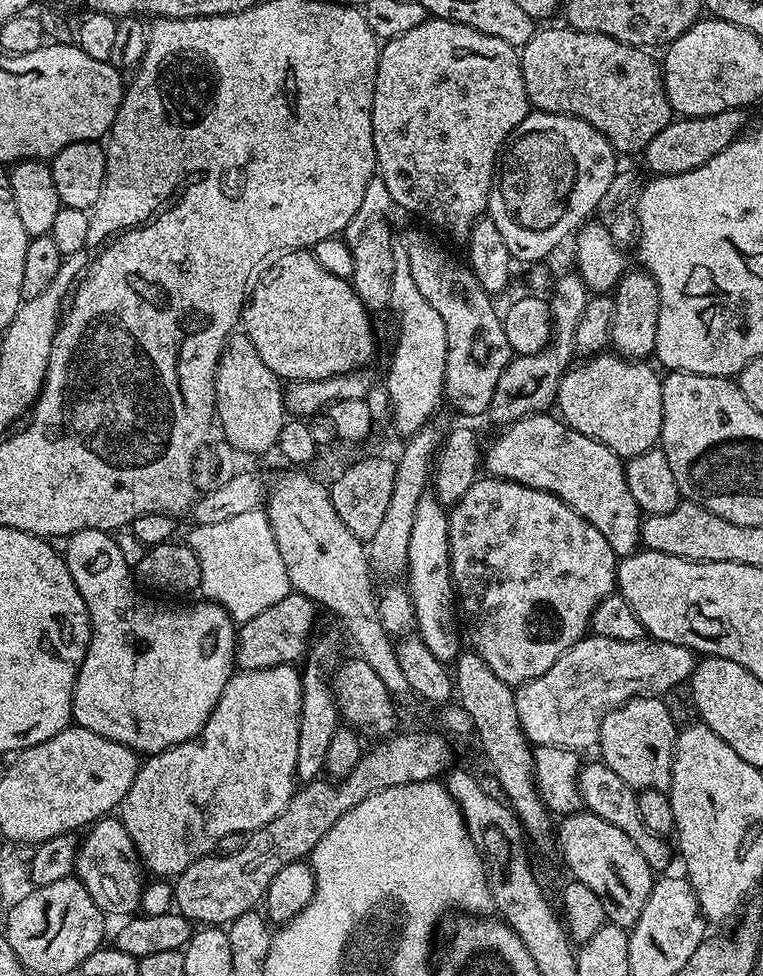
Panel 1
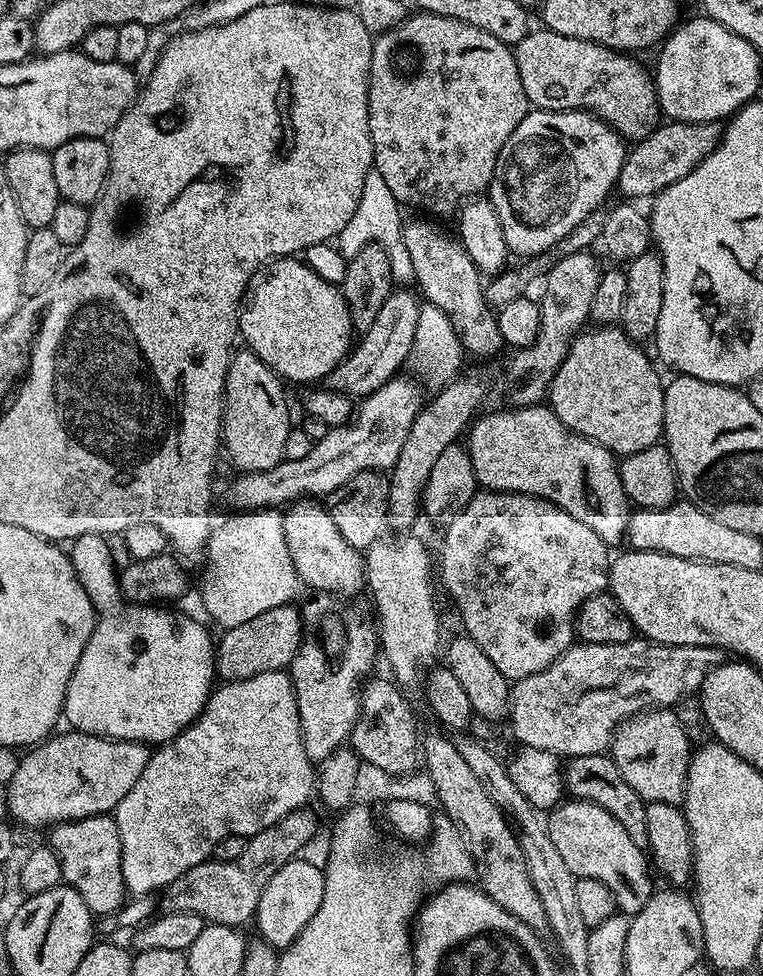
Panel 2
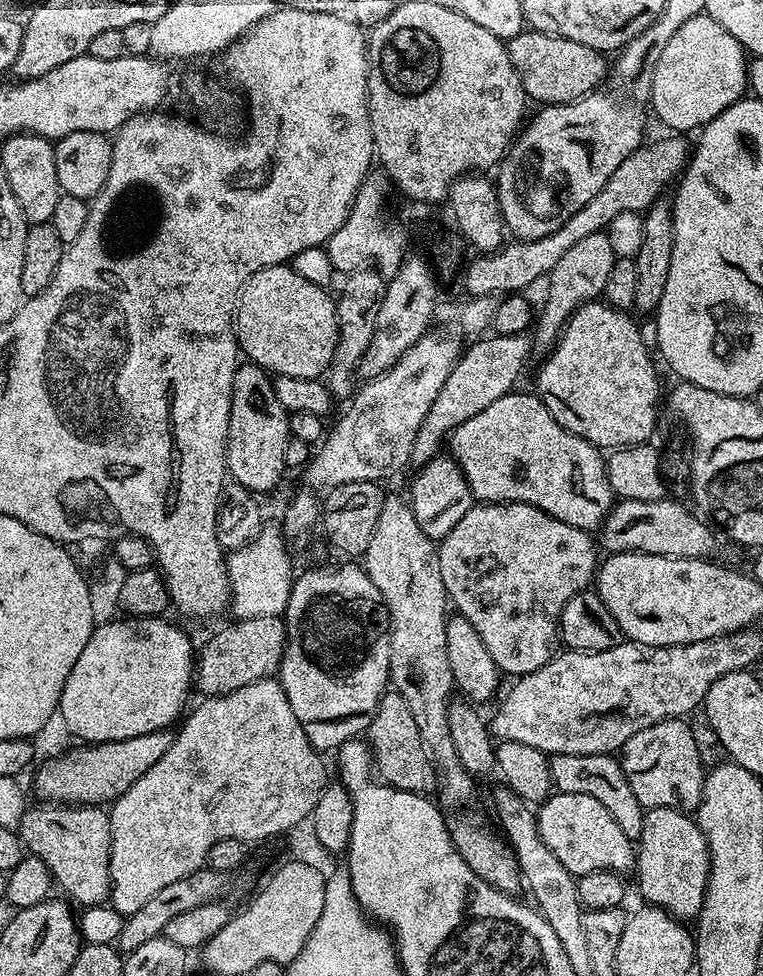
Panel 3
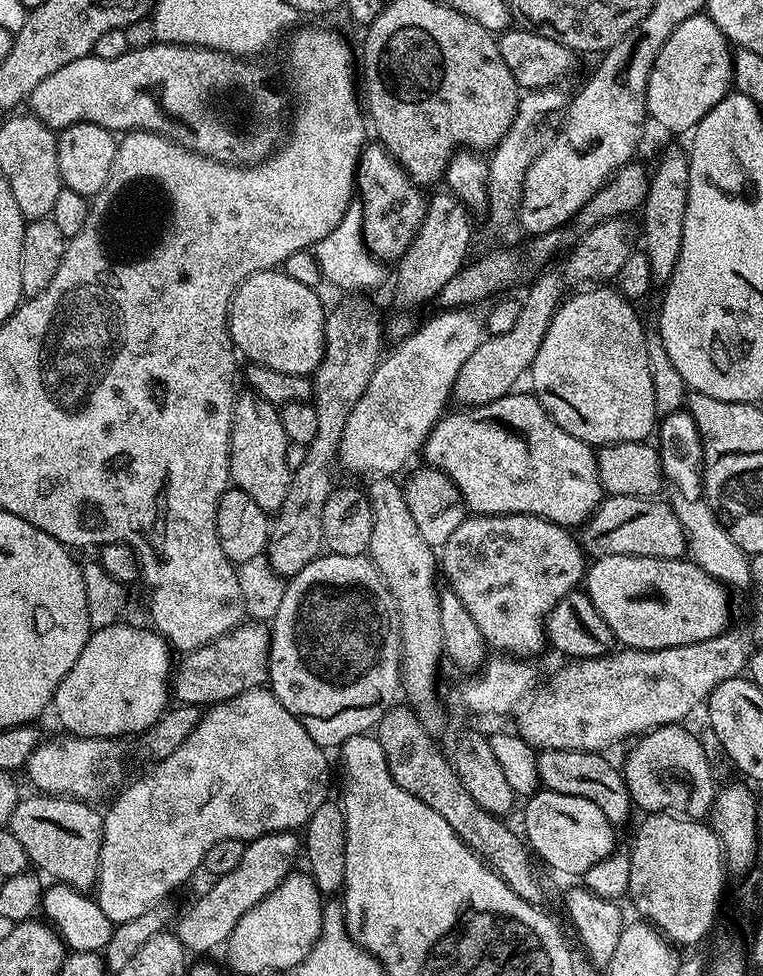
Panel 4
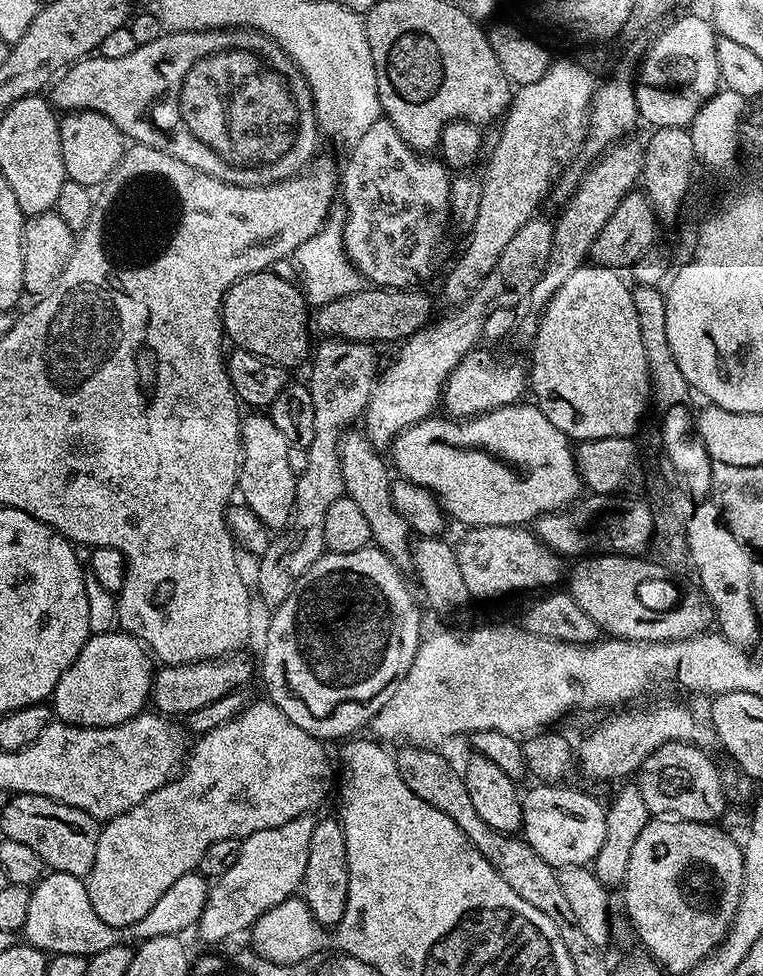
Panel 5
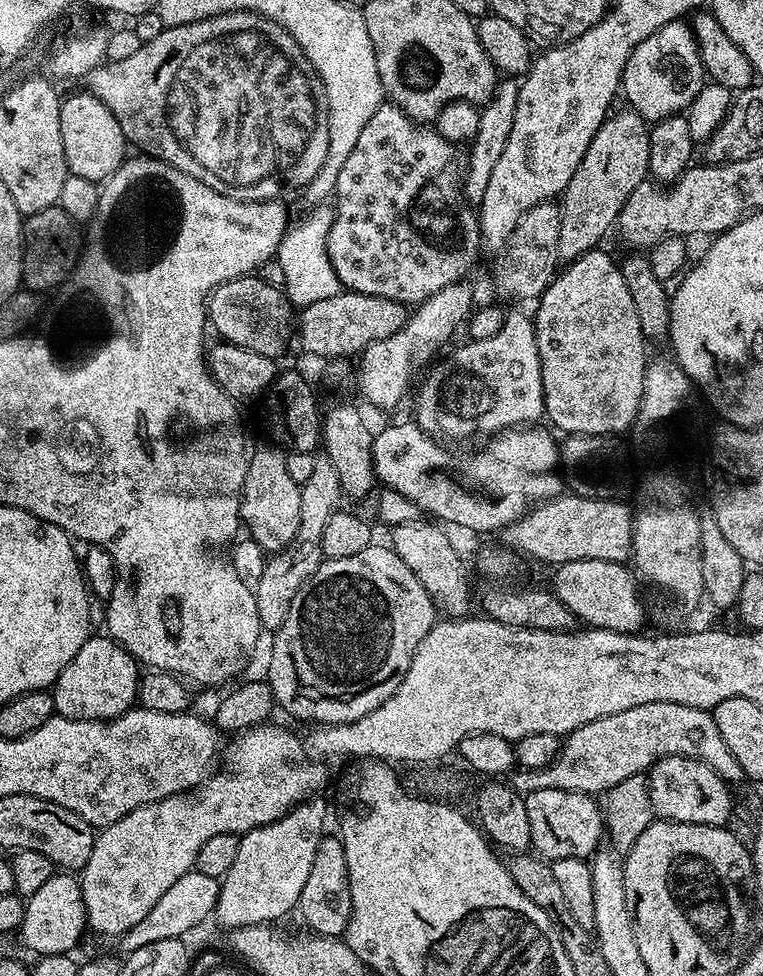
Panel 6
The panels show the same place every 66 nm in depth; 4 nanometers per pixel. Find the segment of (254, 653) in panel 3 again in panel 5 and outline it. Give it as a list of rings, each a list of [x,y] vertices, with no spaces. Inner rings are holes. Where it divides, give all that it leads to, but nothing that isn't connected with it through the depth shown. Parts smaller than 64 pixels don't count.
[[[238,651],[193,664],[165,664],[157,667],[152,677],[151,707],[169,718],[186,718],[226,694],[241,691],[245,687],[244,683],[254,676],[253,661],[251,664],[244,655],[243,651]]]

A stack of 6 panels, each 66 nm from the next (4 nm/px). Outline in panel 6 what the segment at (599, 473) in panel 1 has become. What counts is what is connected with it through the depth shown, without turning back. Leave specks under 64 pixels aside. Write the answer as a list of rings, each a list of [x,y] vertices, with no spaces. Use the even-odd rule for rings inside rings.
[[[415,422],[392,424],[381,432],[377,431],[372,437],[372,461],[376,479],[384,488],[392,488],[398,494],[406,494],[406,498],[410,498],[410,502],[418,505],[423,513],[431,514],[445,525],[457,524],[468,532],[497,531],[496,533],[499,533],[509,528],[515,520],[520,519],[529,508],[561,495],[558,440],[555,440],[546,429],[540,427],[517,426],[497,431],[489,439],[493,440],[481,452],[466,457],[452,472],[452,456],[440,445],[443,443],[439,439],[423,432]]]

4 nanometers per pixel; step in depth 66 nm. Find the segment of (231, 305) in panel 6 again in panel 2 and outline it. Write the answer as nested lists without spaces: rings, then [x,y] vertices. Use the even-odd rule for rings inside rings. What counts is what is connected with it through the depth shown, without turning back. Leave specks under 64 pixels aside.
[[[300,258],[269,260],[256,269],[248,282],[248,291],[244,293],[238,332],[248,343],[245,345],[254,355],[262,358],[266,366],[274,369],[277,376],[288,382],[297,380],[300,384],[307,380],[323,381],[354,348],[354,329],[343,291],[337,285],[326,282],[326,278],[318,278],[318,274],[314,274],[314,270],[310,270],[310,266]]]

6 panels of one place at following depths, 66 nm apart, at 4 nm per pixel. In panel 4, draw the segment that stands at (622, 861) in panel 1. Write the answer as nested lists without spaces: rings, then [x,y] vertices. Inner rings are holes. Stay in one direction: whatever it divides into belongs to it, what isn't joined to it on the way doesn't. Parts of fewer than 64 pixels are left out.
[[[537,790],[523,804],[522,835],[529,849],[539,859],[541,856],[556,872],[565,872],[566,875],[576,878],[583,877],[584,872],[590,870],[590,866],[611,856],[617,847],[617,829],[608,821],[606,814],[602,814],[602,810],[598,810],[598,806],[594,806],[594,802],[586,798]]]

